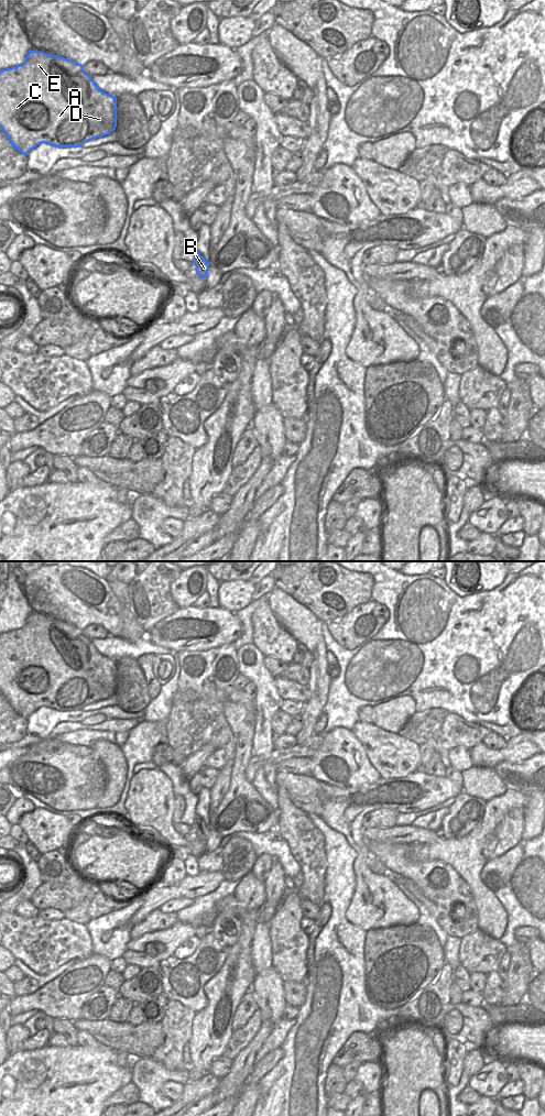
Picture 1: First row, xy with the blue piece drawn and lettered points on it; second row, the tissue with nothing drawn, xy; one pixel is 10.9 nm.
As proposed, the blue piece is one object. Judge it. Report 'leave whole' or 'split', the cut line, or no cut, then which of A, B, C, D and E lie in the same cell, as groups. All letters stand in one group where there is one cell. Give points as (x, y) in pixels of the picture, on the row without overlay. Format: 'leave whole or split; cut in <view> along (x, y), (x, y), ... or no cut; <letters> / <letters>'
leave whole; no cut; A B C D E

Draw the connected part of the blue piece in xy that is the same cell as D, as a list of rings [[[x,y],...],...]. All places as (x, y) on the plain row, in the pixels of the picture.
[[[29,614],[23,627],[0,634],[0,691],[24,719],[41,707],[78,711],[116,690],[117,660],[100,654],[76,624]]]

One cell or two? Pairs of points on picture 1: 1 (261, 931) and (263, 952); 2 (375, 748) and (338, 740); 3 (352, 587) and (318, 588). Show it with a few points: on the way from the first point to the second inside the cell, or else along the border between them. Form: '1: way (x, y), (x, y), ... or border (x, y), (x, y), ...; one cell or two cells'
1: way (261, 937), (261, 947); one cell
2: border (350, 730), (363, 747), (368, 761), (374, 768); two cells
3: way (344, 588), (327, 588); one cell

